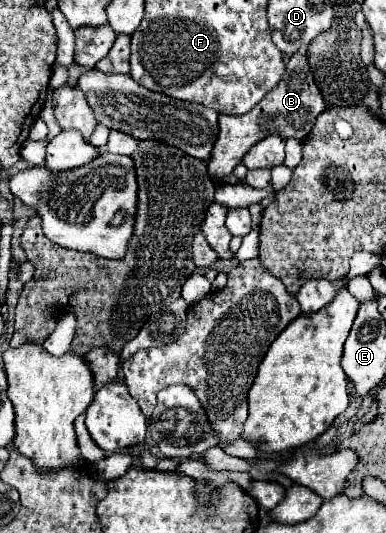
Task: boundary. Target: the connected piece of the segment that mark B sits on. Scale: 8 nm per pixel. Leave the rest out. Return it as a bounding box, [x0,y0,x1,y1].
[206,53,326,181]

